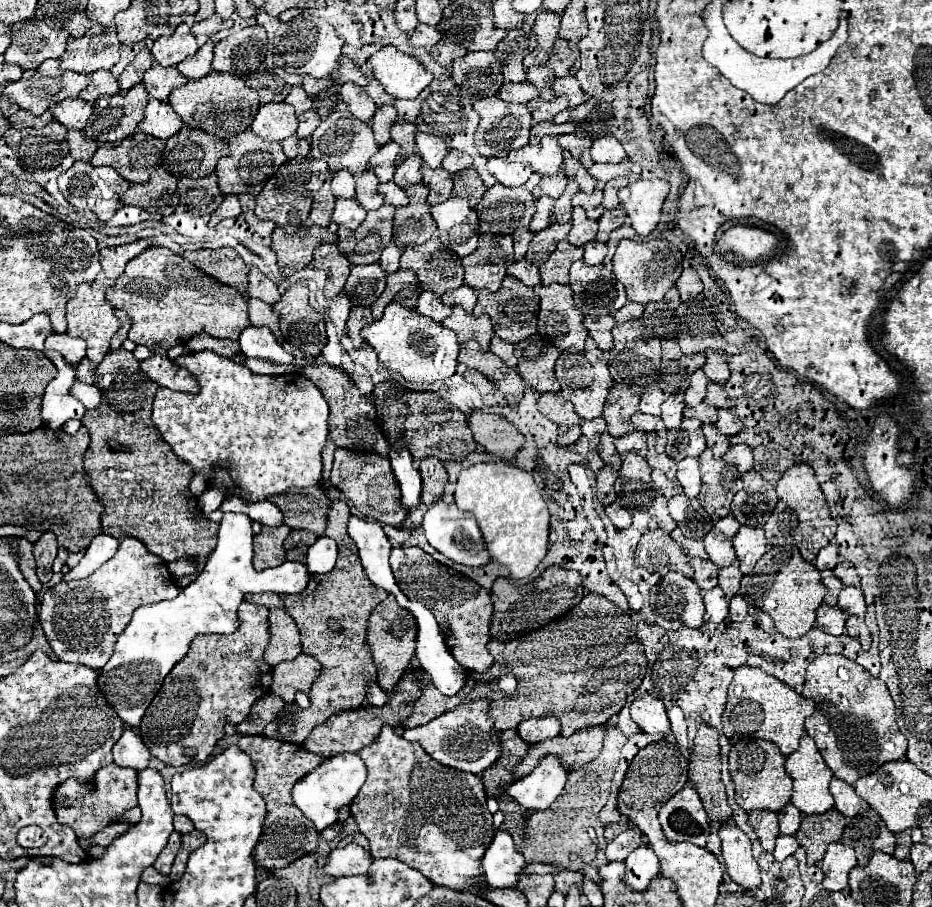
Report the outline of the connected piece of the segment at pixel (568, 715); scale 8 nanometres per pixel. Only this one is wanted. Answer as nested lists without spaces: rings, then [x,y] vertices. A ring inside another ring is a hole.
[[[586,594],[574,610],[564,614],[562,618],[546,624],[540,630],[534,630],[530,634],[524,634],[516,640],[510,642],[498,642],[490,640],[488,650],[496,660],[496,666],[490,672],[478,674],[478,672],[468,672],[466,682],[462,690],[456,696],[444,696],[440,694],[432,684],[422,686],[420,698],[414,702],[414,712],[406,718],[404,728],[414,728],[428,724],[430,720],[442,716],[448,710],[454,710],[460,704],[470,704],[478,698],[488,698],[488,714],[494,720],[494,730],[506,730],[506,728],[516,728],[520,720],[524,718],[534,718],[534,716],[554,716],[562,724],[562,736],[572,736],[576,730],[586,728],[586,726],[596,726],[596,724],[606,724],[614,714],[622,710],[626,704],[626,696],[632,694],[638,684],[642,682],[642,644],[638,642],[636,626],[634,620],[628,618],[614,602],[606,600],[600,594]],[[500,670],[512,672],[516,676],[518,688],[512,696],[506,696],[500,686],[498,686],[498,674]],[[490,674],[496,674],[492,680],[488,680]]]

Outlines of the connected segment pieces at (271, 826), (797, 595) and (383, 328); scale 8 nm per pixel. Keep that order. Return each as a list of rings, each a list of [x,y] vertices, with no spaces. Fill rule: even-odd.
[[[262,734],[242,736],[238,742],[238,748],[244,750],[250,756],[250,760],[254,762],[254,768],[256,768],[254,788],[264,798],[264,802],[270,810],[270,814],[266,814],[262,838],[254,850],[256,864],[262,868],[268,868],[268,870],[282,868],[282,866],[290,864],[292,860],[296,860],[308,852],[314,852],[318,848],[318,832],[316,832],[314,824],[308,818],[304,818],[300,814],[300,810],[294,806],[290,790],[292,790],[292,784],[298,778],[302,778],[304,774],[308,774],[310,770],[314,770],[322,762],[322,758],[308,752],[300,744],[266,738]]]
[[[784,546],[770,548],[756,562],[752,574],[742,578],[738,594],[748,604],[770,614],[780,634],[786,634],[788,638],[800,638],[814,626],[816,608],[822,604],[826,592],[828,590],[822,584],[820,572],[800,556],[796,546]]]
[[[394,302],[388,304],[382,318],[362,330],[362,338],[376,350],[378,362],[386,370],[400,374],[408,382],[416,378],[416,372],[418,374],[424,372],[424,378],[426,378],[426,372],[430,372],[432,378],[428,382],[446,380],[456,372],[456,358],[460,350],[456,334],[444,328],[442,324],[434,322],[432,318],[420,316],[414,310],[402,308],[400,304],[394,304]],[[426,366],[430,366],[430,370]]]

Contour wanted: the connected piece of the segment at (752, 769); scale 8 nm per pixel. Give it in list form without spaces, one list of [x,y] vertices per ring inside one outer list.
[[[740,740],[732,746],[728,764],[730,764],[730,776],[736,786],[736,802],[742,810],[782,810],[790,802],[792,794],[792,778],[784,770],[784,756],[780,754],[778,746],[768,740]]]

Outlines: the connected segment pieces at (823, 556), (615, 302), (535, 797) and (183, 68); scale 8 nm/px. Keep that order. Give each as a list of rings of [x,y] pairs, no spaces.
[[[828,544],[824,546],[818,556],[816,556],[816,562],[814,566],[822,572],[822,570],[832,570],[834,566],[838,564],[838,546],[836,544]]]
[[[574,262],[570,266],[570,288],[574,292],[574,306],[584,316],[614,314],[628,302],[624,286],[612,274],[610,262],[606,266]]]
[[[546,756],[528,776],[510,784],[504,794],[514,798],[526,810],[546,810],[558,798],[568,778],[558,758]]]
[[[206,42],[194,56],[182,60],[176,68],[182,76],[186,76],[188,80],[200,80],[202,76],[206,76],[212,68],[212,50],[214,50],[214,44],[212,42]]]

